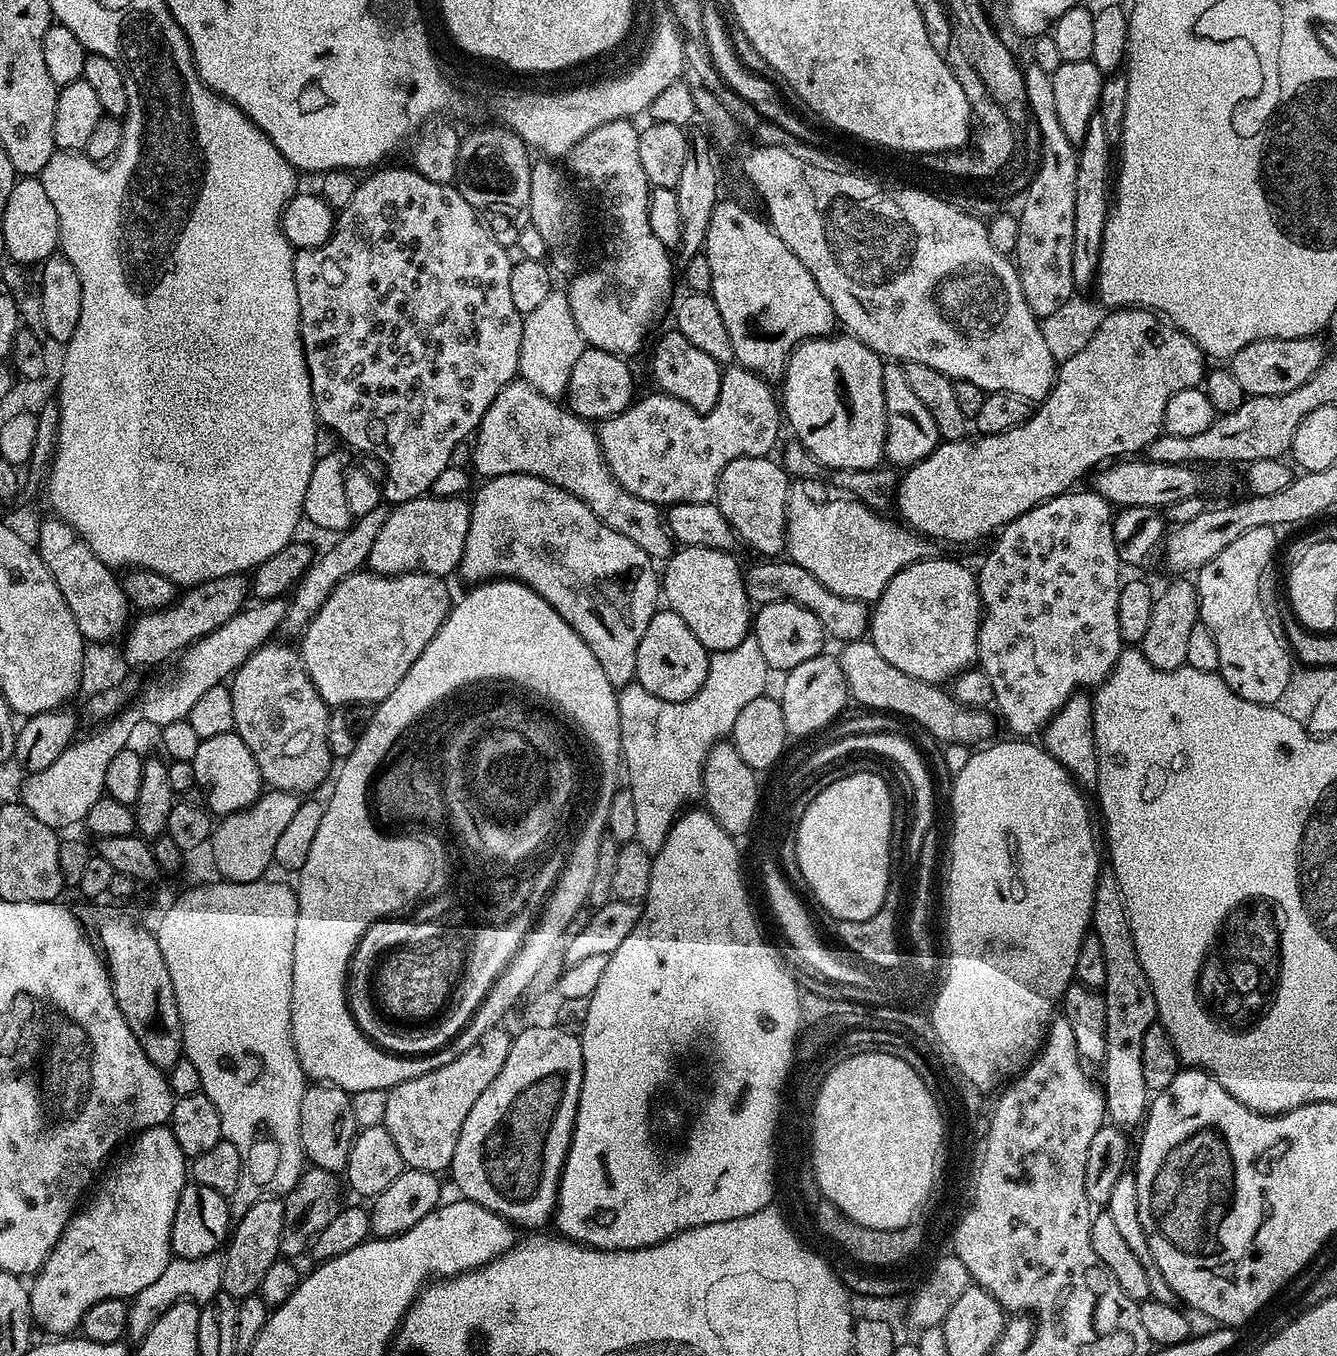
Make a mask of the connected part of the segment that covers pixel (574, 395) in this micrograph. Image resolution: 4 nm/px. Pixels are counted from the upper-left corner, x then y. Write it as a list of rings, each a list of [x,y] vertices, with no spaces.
[[[585,347],[578,362],[574,362],[574,370],[570,370],[570,382],[566,393],[568,411],[589,422],[608,420],[625,412],[634,403],[634,397],[637,395],[636,380],[632,377],[632,368],[628,364],[631,363],[623,356]]]

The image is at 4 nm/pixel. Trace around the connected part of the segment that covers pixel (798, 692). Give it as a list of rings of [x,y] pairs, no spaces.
[[[821,654],[794,666],[783,677],[784,685],[778,691],[782,706],[782,718],[786,718],[786,730],[789,737],[808,736],[819,728],[827,729],[843,713],[843,708],[850,704],[846,678],[842,666],[835,655]]]

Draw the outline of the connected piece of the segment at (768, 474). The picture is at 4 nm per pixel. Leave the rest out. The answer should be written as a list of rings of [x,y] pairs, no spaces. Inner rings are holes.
[[[747,456],[730,462],[722,470],[714,503],[730,522],[737,537],[744,540],[760,558],[776,558],[785,551],[784,531],[788,521],[790,476],[779,463],[768,456]],[[777,464],[777,465],[776,465]]]

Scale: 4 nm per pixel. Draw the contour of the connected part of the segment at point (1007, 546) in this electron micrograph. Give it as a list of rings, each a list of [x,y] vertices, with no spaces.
[[[1069,490],[1060,496],[1050,498],[1044,504],[1036,504],[1026,514],[1022,514],[1004,525],[995,537],[996,545],[989,550],[984,565],[978,568],[980,603],[982,605],[978,646],[976,647],[978,668],[984,672],[986,678],[990,680],[990,685],[993,686],[994,708],[1003,727],[1005,724],[1012,731],[1009,733],[1016,738],[1032,738],[1035,737],[1035,732],[1036,735],[1043,733],[1046,725],[1054,718],[1054,714],[1058,710],[1062,710],[1062,706],[1071,696],[1081,690],[1099,688],[1104,683],[1104,679],[1114,670],[1124,644],[1122,634],[1118,630],[1118,594],[1122,583],[1122,575],[1120,576],[1122,561],[1112,529],[1114,505],[1098,495],[1095,490],[1076,491]]]

